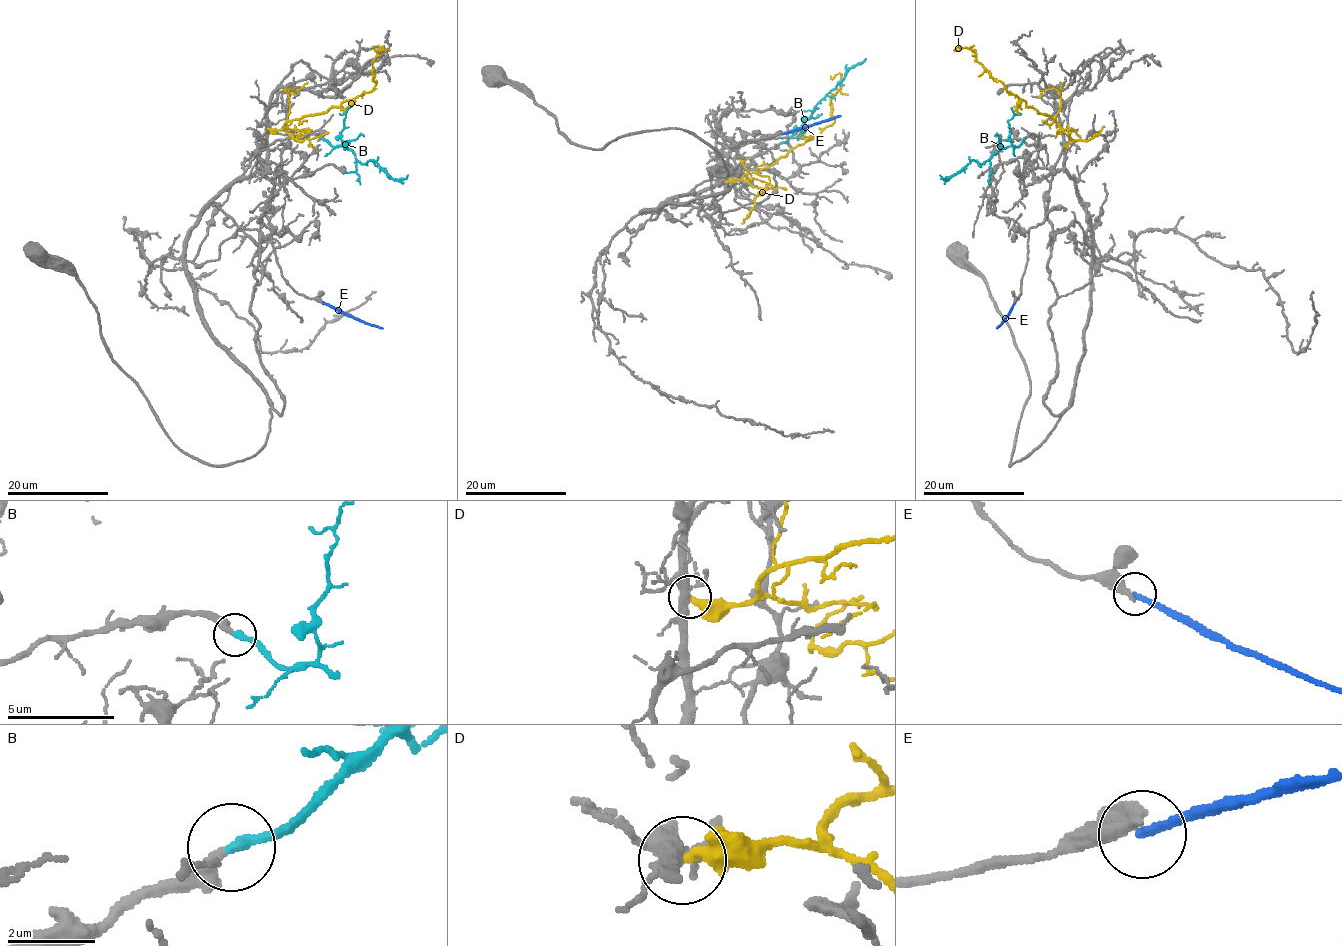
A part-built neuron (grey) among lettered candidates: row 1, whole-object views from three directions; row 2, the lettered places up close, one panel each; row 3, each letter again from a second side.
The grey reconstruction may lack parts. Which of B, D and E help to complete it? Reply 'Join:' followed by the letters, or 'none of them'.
Join: B

